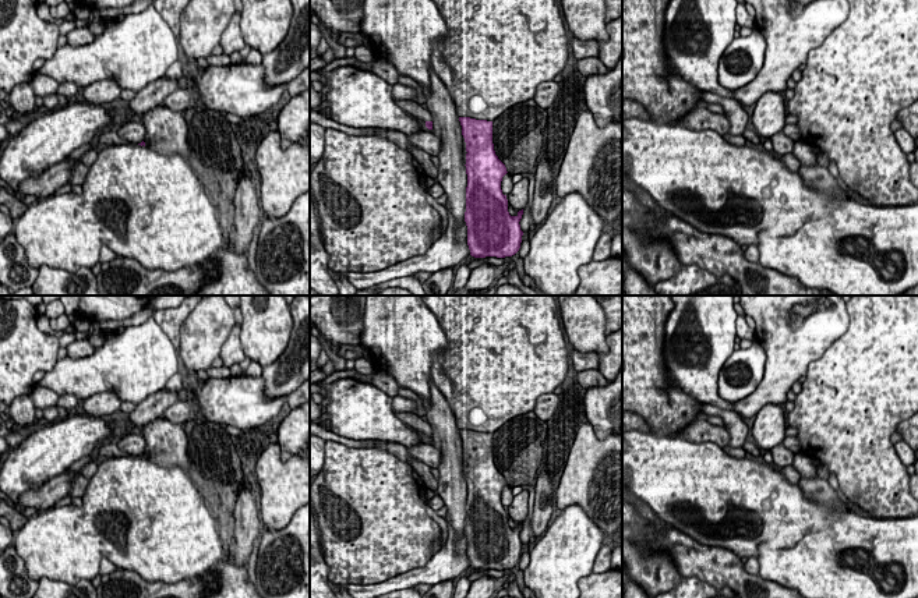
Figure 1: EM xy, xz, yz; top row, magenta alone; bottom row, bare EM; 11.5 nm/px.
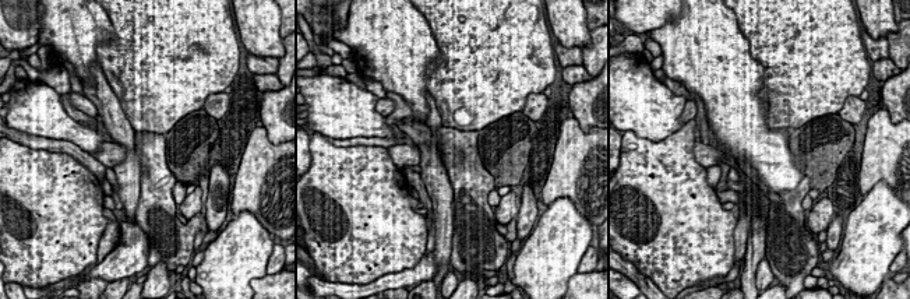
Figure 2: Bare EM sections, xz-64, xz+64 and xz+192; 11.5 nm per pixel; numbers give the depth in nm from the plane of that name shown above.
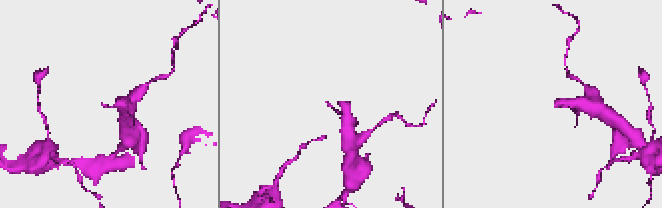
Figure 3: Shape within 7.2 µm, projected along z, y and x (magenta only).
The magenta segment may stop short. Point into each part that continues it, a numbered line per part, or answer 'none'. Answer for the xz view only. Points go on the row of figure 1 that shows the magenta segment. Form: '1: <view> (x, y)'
1: xz (409, 106)

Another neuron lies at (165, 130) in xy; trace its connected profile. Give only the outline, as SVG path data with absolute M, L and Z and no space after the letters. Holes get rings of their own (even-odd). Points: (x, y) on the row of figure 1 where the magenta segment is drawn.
M162 103L140 117L145 127L145 146L160 155L180 155L188 159L187 123L183 113Z

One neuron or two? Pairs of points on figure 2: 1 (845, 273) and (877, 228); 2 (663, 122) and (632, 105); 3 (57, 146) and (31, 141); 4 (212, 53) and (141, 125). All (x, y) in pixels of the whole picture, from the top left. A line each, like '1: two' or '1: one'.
1: one
2: one
3: one
4: one

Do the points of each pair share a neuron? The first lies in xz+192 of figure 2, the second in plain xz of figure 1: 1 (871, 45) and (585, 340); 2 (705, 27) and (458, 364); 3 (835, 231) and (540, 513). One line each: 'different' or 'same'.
1: different
2: different
3: same

